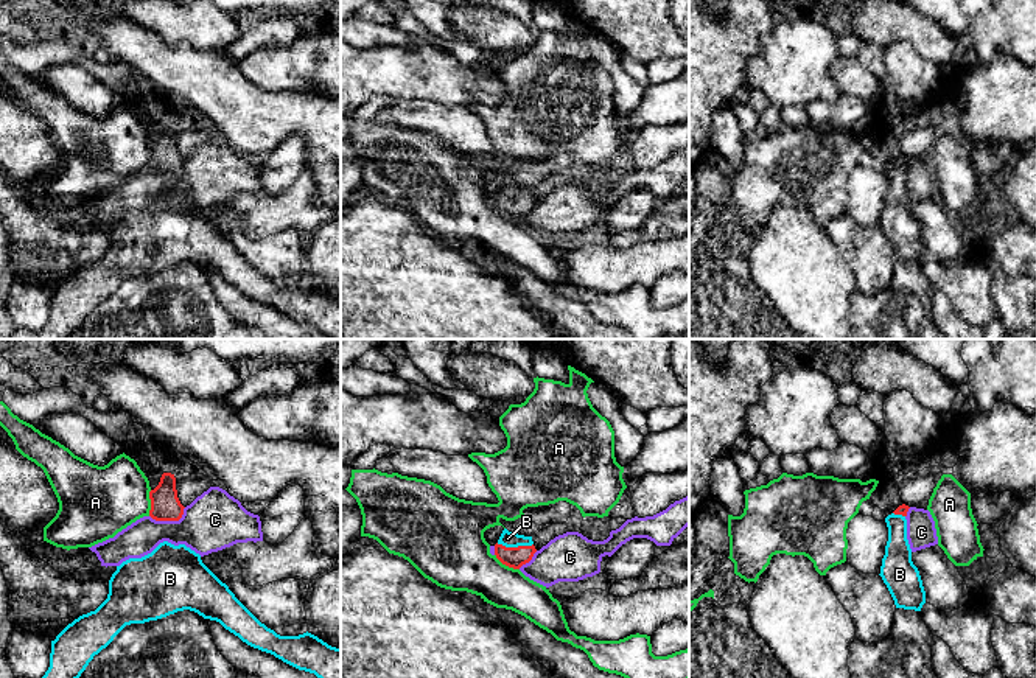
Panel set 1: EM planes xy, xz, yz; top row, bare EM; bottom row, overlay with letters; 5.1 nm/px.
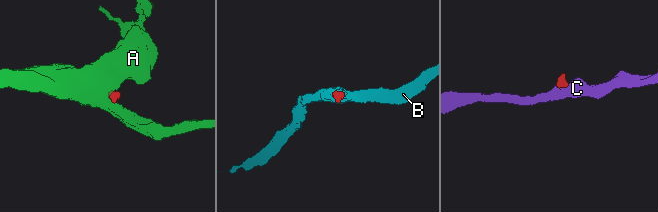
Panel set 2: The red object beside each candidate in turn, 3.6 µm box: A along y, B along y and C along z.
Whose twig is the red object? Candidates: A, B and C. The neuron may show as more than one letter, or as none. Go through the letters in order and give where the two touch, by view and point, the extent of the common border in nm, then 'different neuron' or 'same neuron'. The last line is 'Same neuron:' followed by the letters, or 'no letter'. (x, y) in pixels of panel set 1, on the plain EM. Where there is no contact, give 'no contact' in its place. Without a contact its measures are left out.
A: xy (151, 154) | 140 nm | different neuron
B: xz (515, 199) | 190 nm | same neuron
C: xy (170, 171) | 200 nm | different neuron
Same neuron: B

